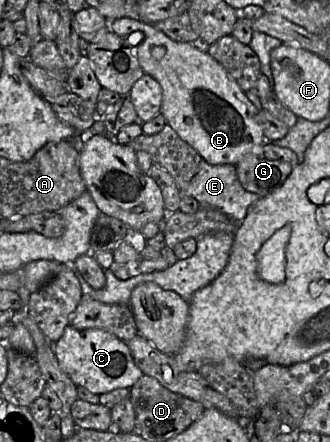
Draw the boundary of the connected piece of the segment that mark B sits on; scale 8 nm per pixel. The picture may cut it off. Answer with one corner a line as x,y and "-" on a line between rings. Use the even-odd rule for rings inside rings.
118,18
109,21
108,28
122,39
128,39
135,32
144,34
144,39
132,47
132,52
144,73
161,86
161,114
204,161
211,165
236,165
266,142
263,129
257,121
257,109
225,68
205,49
189,42
175,42
154,25
137,19

